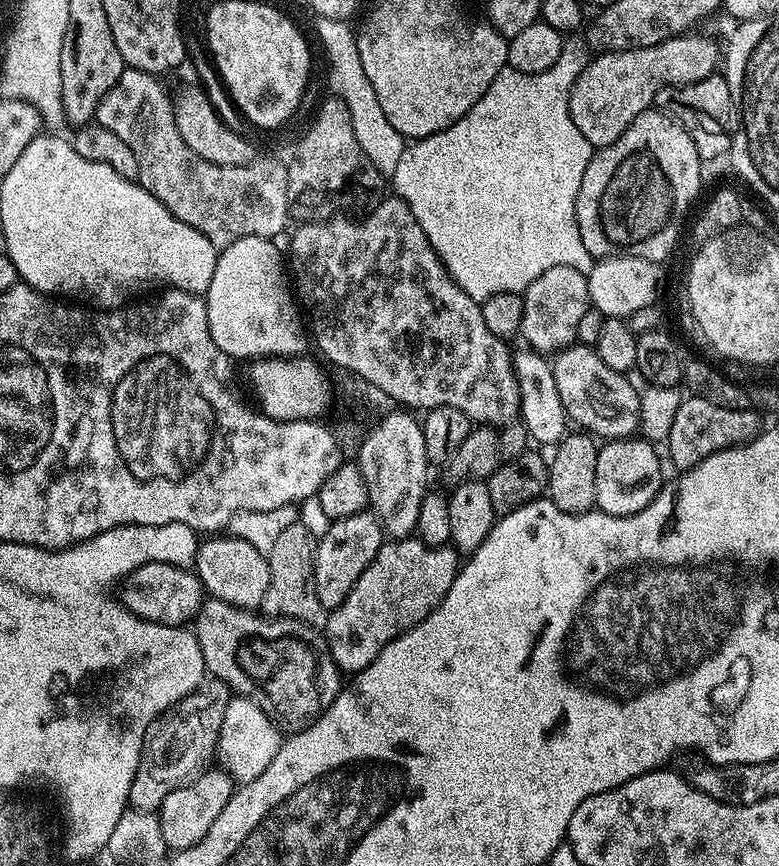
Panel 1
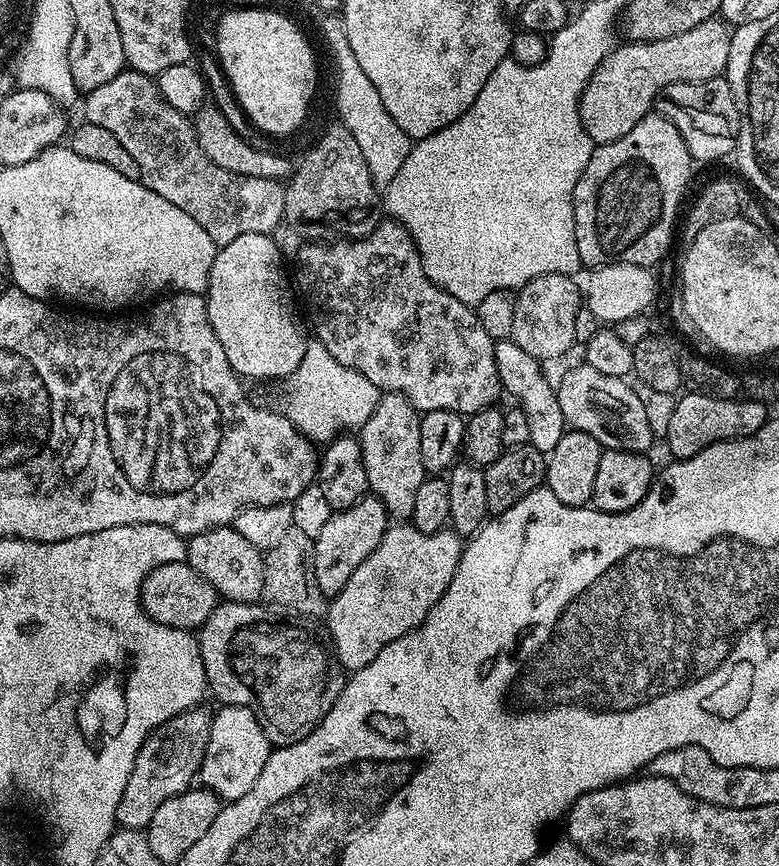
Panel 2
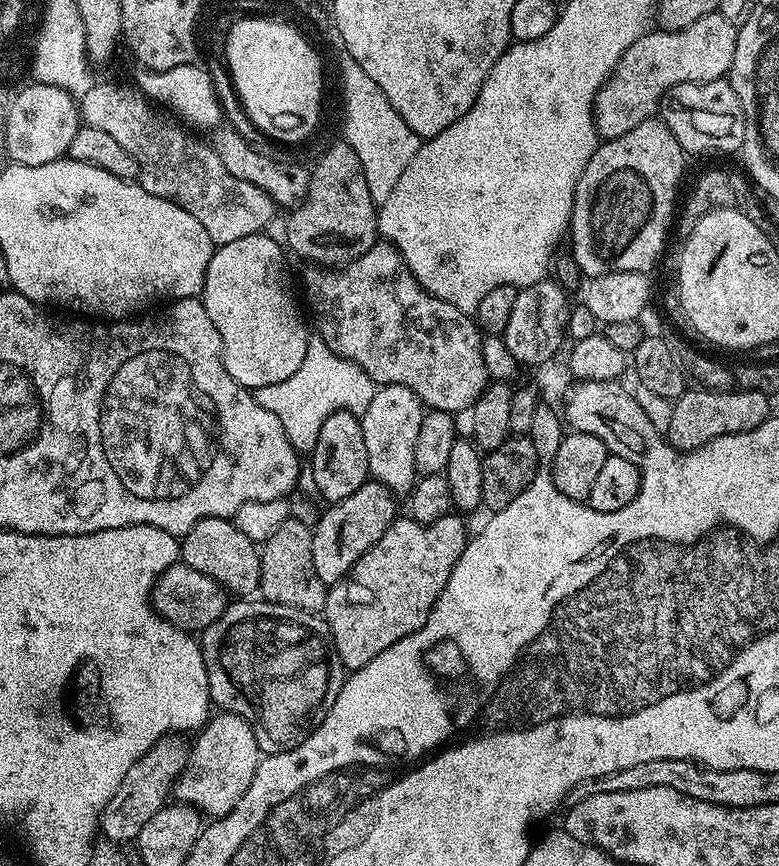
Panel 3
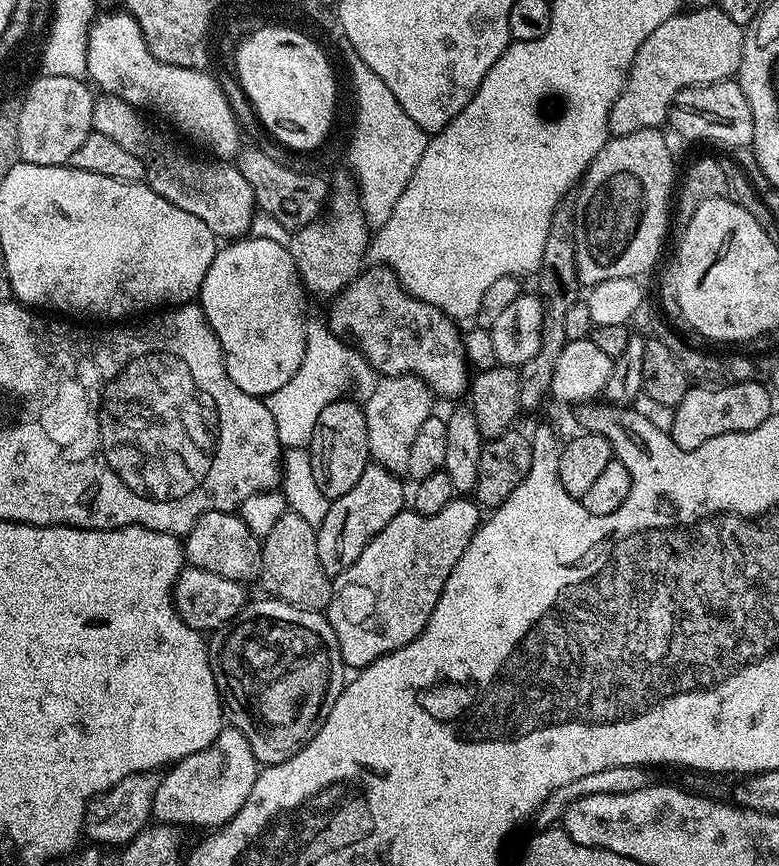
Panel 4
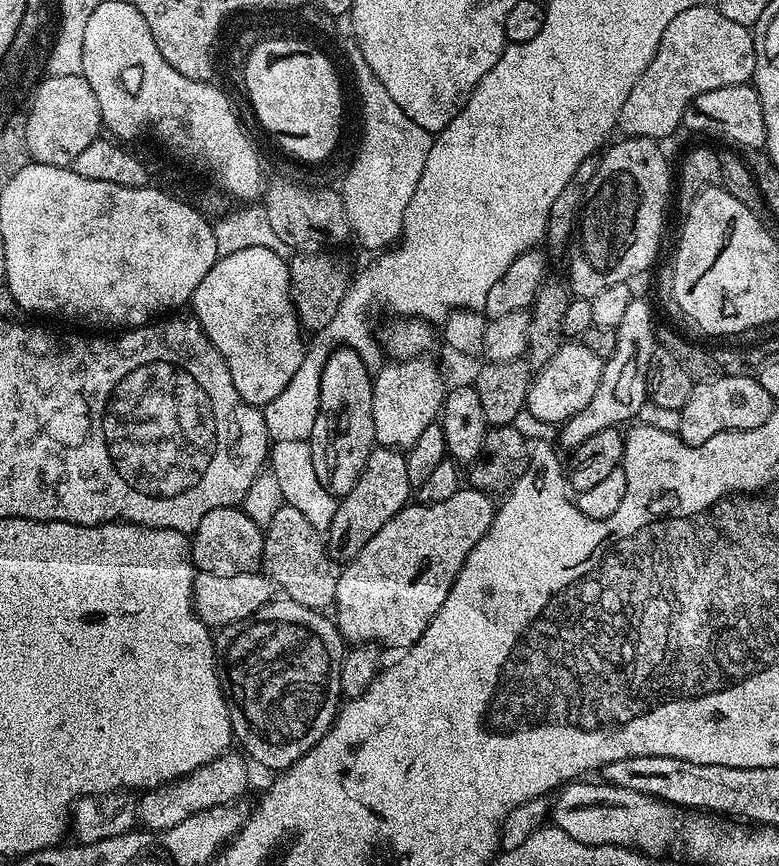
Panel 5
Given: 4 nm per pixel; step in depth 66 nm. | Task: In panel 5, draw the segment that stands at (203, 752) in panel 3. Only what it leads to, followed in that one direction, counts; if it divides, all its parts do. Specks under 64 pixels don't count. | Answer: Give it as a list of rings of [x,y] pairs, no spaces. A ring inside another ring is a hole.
[[[227,752],[208,764],[193,769],[191,773],[173,780],[169,784],[160,785],[145,791],[137,803],[139,821],[152,832],[172,829],[192,813],[214,807],[235,803],[248,784],[249,765],[243,755]]]

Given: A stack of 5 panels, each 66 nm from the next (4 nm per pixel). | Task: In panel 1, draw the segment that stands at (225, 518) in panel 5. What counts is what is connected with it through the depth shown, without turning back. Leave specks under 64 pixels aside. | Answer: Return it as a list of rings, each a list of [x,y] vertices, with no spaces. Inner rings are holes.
[[[212,534],[196,550],[194,571],[204,586],[205,593],[213,600],[221,600],[230,606],[256,610],[263,605],[266,590],[270,587],[270,566],[263,552],[254,550],[250,542],[227,534]]]

